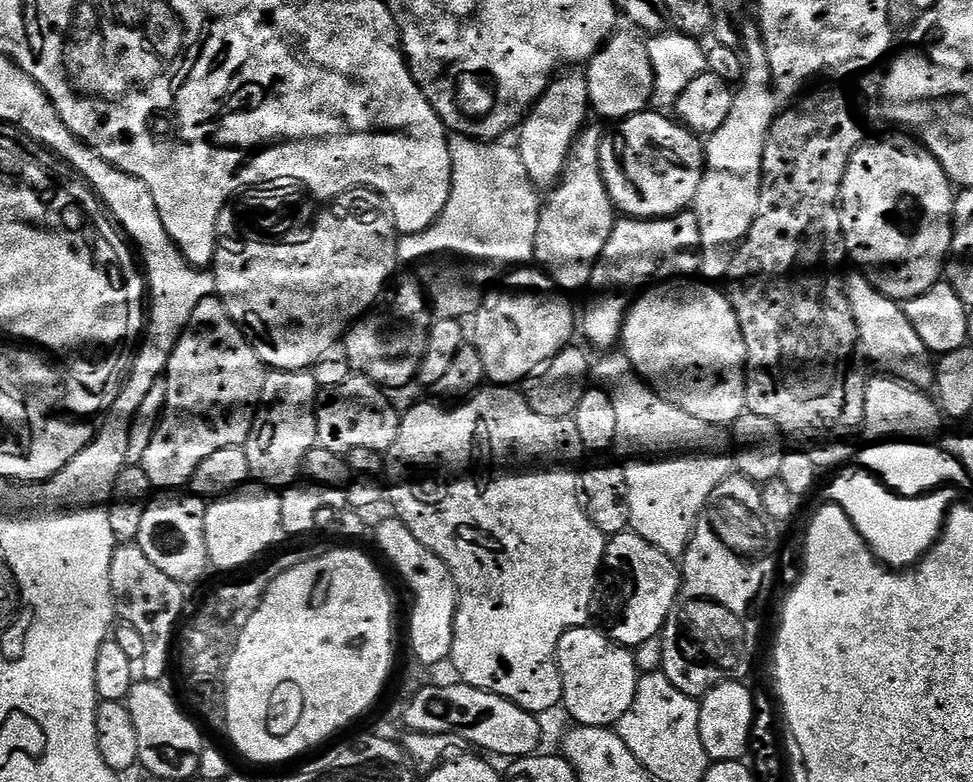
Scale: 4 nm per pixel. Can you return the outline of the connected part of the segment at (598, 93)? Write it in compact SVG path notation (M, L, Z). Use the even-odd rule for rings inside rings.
M613 34L604 46L592 55L586 65L588 77L588 102L593 113L605 116L608 122L619 122L645 111L652 102L654 70L650 66L648 45L639 35Z

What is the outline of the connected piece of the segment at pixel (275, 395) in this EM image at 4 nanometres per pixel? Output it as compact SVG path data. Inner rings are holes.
M282 370L269 371L264 378L264 389L260 399L260 407L256 409L256 421L248 440L242 445L246 454L246 462L250 462L250 477L257 485L269 490L283 490L293 487L301 479L304 459L316 442L316 401L318 389L311 370Z

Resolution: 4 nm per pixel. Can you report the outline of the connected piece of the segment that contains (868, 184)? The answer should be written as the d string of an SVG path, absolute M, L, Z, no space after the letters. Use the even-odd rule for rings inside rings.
M904 136L865 139L850 158L840 187L840 217L848 256L863 270L868 281L891 300L901 302L926 294L930 286L941 283L946 261L952 250L952 209L954 185L942 166L929 154L923 143Z

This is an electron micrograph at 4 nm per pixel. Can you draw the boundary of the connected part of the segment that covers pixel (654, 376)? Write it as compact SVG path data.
M660 282L641 291L635 297L637 300L631 301L628 315L624 318L622 351L630 358L640 379L663 400L707 424L732 426L746 411L744 381L748 355L742 326L738 326L738 314L731 299L721 289L721 293L716 289L719 287L708 282L692 283L696 282Z

